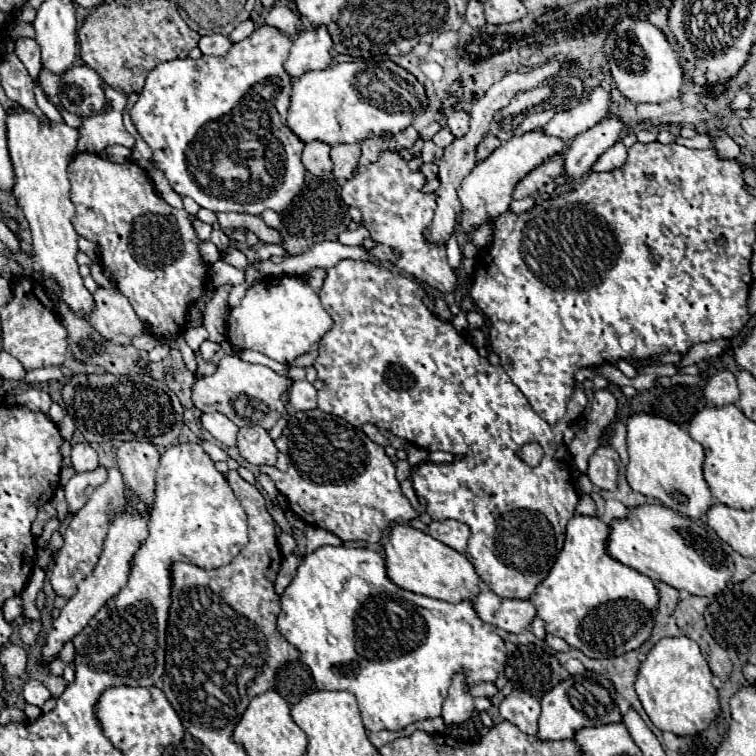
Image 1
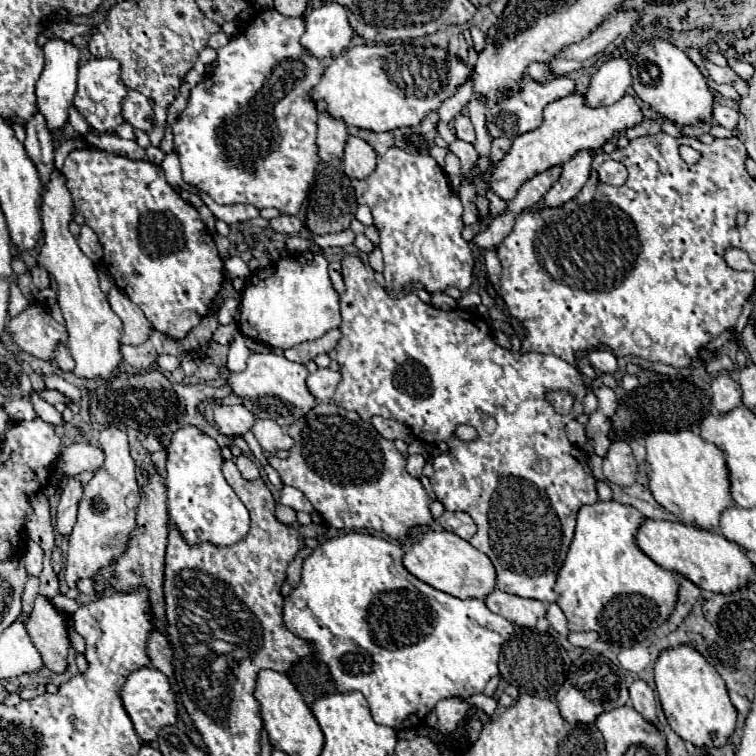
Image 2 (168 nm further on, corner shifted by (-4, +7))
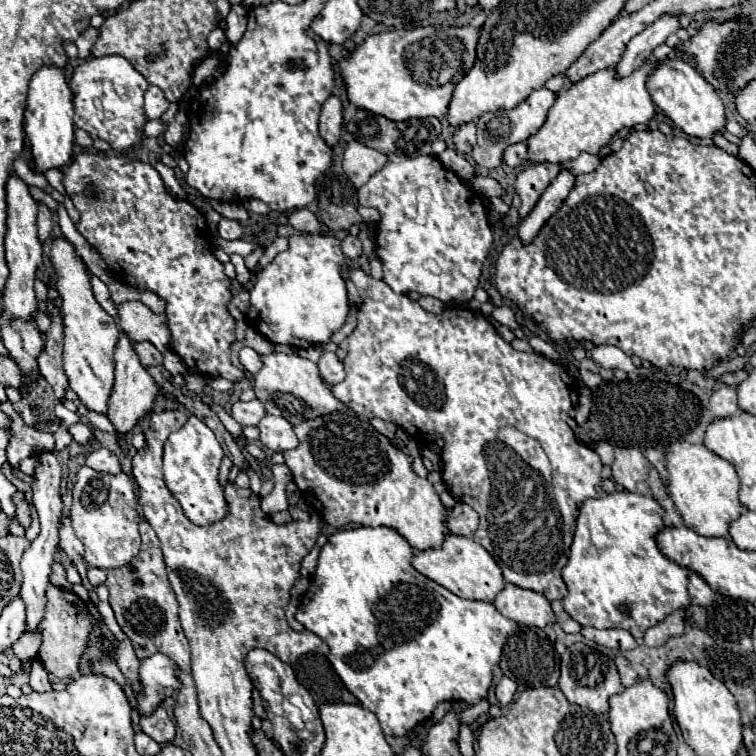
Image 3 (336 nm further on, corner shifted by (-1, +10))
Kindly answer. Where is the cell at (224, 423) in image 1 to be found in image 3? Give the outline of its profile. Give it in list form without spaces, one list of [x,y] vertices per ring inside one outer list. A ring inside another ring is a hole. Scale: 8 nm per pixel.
[[[250,400],[250,402],[236,402],[232,406],[230,414],[244,428],[244,426],[258,426],[258,422],[264,418],[266,410],[260,400]]]

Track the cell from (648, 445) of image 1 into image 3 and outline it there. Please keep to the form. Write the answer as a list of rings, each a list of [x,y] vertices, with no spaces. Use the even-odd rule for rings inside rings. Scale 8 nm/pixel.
[[[676,442],[666,448],[670,498],[682,512],[684,524],[700,536],[728,536],[728,526],[744,512],[738,500],[740,480],[734,466],[702,444]]]

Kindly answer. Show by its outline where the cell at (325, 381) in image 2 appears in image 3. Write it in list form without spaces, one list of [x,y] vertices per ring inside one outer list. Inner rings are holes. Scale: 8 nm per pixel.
[[[324,352],[318,366],[320,366],[320,374],[326,380],[326,384],[334,386],[344,380],[344,366],[334,352]]]

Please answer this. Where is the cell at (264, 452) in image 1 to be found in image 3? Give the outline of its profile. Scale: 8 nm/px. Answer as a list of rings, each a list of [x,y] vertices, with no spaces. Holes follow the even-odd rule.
[[[266,414],[258,424],[258,428],[260,428],[260,442],[272,452],[284,452],[298,446],[294,428],[286,418]]]

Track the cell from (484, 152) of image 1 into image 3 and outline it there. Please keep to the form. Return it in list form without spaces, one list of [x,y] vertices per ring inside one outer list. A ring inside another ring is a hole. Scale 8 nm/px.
[[[524,142],[520,144],[512,144],[506,148],[504,152],[504,164],[512,166],[512,168],[518,168],[522,164],[528,162],[528,146]]]

